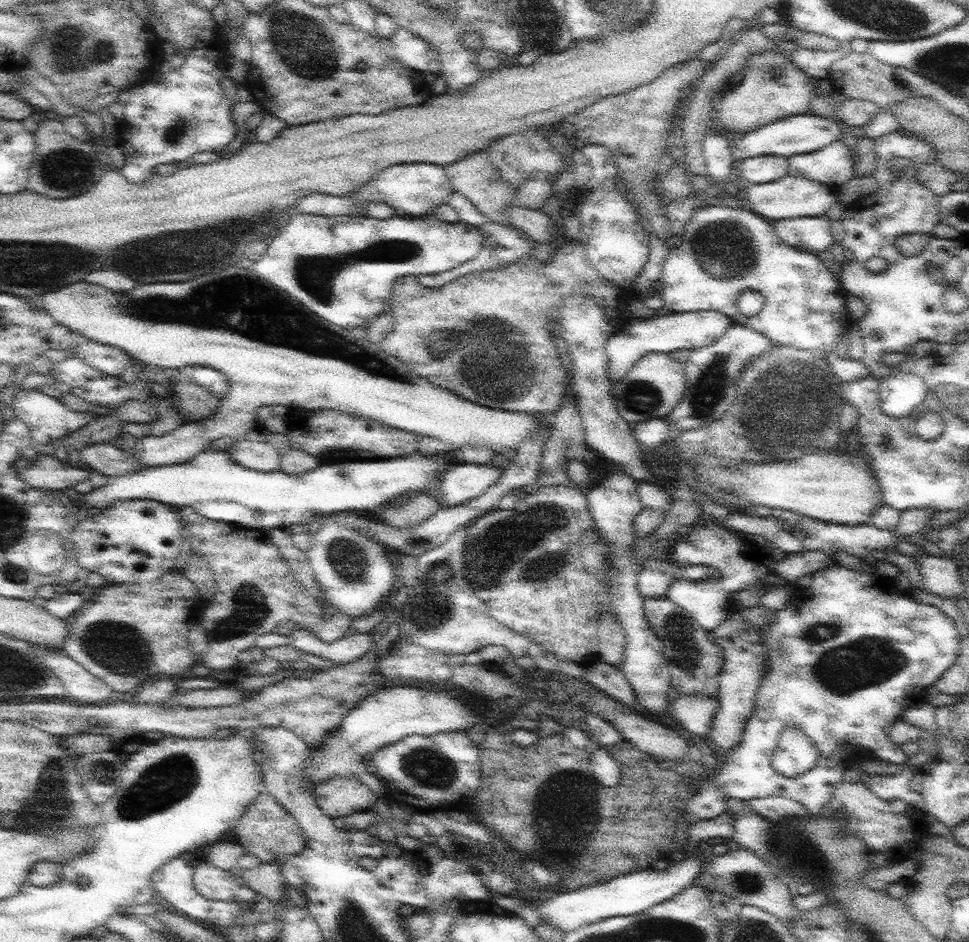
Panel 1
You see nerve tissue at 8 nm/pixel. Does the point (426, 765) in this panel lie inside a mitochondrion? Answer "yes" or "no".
yes

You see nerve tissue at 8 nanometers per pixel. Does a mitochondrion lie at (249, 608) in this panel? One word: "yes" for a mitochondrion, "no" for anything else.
yes

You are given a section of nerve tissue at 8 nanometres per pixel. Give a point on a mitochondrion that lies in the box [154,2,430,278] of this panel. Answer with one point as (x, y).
(303, 48)

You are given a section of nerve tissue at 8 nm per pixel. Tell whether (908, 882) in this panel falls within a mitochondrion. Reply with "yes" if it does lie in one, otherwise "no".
no

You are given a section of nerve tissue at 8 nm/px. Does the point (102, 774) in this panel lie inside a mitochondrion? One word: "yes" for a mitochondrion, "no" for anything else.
yes

